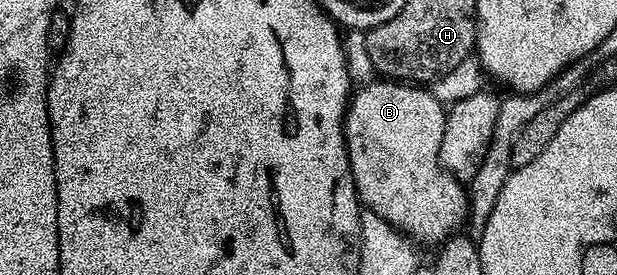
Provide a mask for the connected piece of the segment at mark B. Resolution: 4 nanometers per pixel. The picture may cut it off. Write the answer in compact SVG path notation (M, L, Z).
M376 79L373 80L371 85L359 86L351 94L348 112L344 114L344 142L346 143L346 151L350 159L350 171L354 175L356 193L360 197L361 206L367 212L376 213L382 219L386 219L386 223L390 223L395 229L400 230L401 233L407 235L413 242L419 243L421 246L423 246L422 244L433 245L433 247L439 246L459 230L456 228L460 224L463 226L469 220L469 190L461 182L457 181L440 163L442 135L444 134L447 118L444 102L439 101L432 94L431 88L421 87L416 83L401 83L395 79Z

